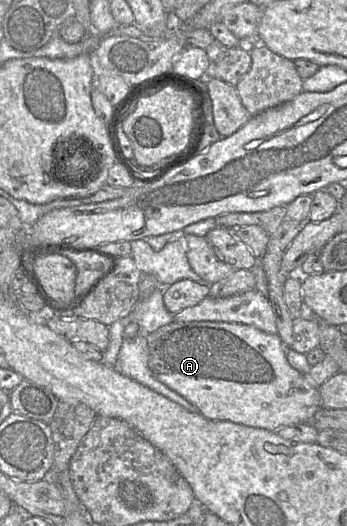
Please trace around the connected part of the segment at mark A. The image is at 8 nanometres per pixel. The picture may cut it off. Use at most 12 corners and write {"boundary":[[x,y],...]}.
{"boundary":[[172,321],[154,377],[210,420],[308,423],[319,387],[278,333]]}

